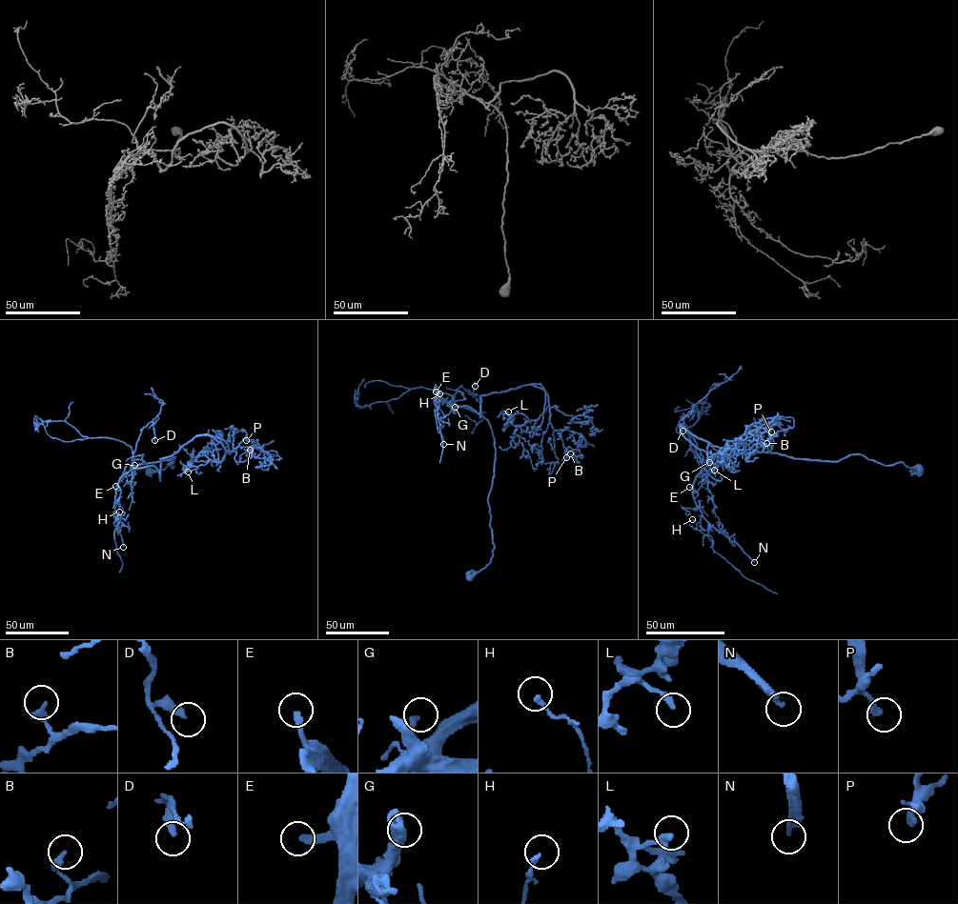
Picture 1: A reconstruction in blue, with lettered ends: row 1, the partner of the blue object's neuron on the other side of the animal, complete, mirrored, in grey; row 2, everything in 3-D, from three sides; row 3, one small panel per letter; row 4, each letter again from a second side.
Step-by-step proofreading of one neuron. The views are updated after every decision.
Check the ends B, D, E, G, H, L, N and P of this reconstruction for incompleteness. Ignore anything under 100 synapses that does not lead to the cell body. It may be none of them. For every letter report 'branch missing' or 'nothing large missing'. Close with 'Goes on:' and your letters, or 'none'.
B: nothing large missing
D: nothing large missing
E: branch missing
G: nothing large missing
H: nothing large missing
L: nothing large missing
N: branch missing
P: nothing large missing
Goes on: E, N

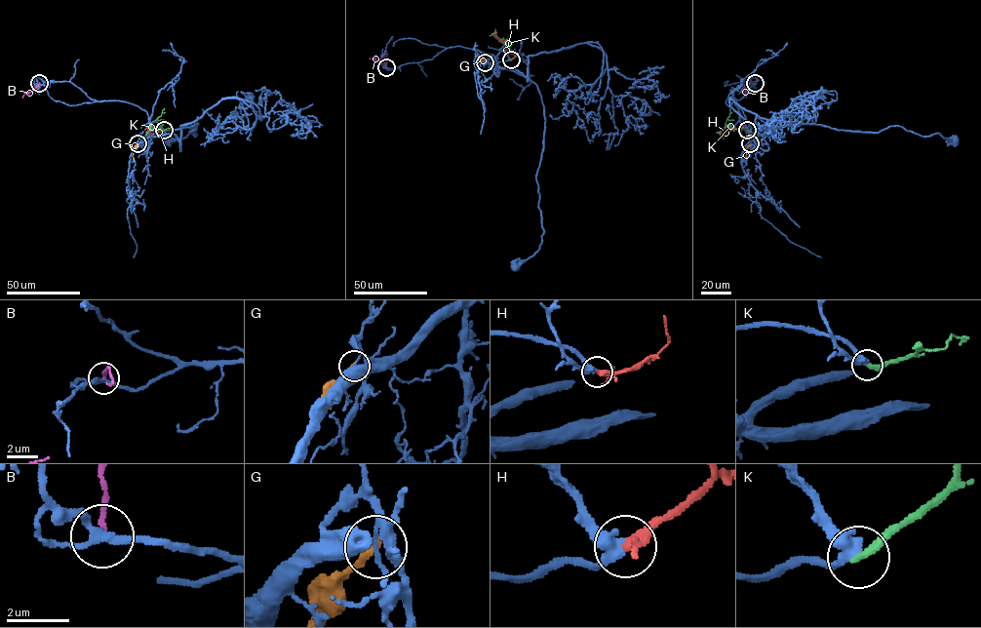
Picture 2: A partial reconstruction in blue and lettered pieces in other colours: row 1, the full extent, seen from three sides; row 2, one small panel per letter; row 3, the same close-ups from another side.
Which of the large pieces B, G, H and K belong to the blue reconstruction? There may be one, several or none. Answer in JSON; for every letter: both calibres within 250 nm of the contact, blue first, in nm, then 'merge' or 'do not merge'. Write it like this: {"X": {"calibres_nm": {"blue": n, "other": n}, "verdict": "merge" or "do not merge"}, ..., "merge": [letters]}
{"B": {"calibres_nm": {"blue": 190, "other": 150}, "verdict": "do not merge"}, "G": {"calibres_nm": {"blue": 120, "other": 240}, "verdict": "do not merge"}, "H": {"calibres_nm": {"blue": 340, "other": 190}, "verdict": "merge"}, "K": {"calibres_nm": {"blue": 340, "other": 280}, "verdict": "do not merge"}, "merge": ["H"]}

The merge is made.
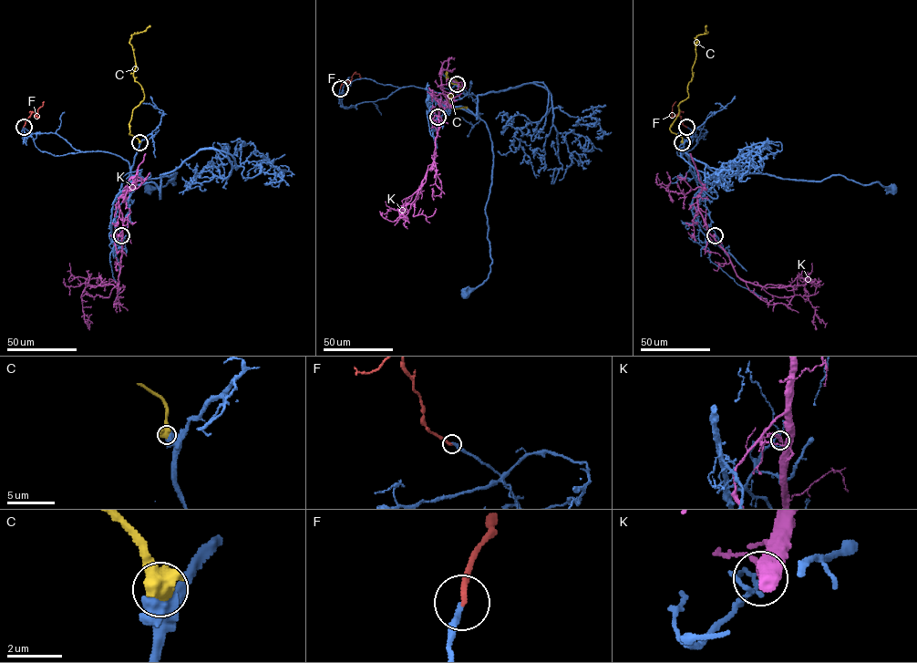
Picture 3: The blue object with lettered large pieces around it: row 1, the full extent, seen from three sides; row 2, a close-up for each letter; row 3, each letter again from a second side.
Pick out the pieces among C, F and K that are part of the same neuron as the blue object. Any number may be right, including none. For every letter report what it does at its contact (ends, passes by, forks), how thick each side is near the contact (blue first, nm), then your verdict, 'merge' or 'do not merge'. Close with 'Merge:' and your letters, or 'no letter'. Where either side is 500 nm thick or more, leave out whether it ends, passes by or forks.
C: calibres 800 and 850 nm; do not merge
F: it ends; calibres 220 and 200 nm; merge
K: it ends; calibres 90 and 180 nm; do not merge
Merge: F

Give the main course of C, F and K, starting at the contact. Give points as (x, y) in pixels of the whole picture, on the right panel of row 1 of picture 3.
C: (682, 142), (670, 127), (678, 114), (678, 105), (688, 97), (695, 38), (706, 33), (705, 25)
F: (686, 127), (683, 124), (679, 112), (672, 115), (675, 101)
K: (715, 235), (716, 242), (725, 251), (739, 277), (763, 286), (804, 286), (816, 315), (825, 324), (825, 327)

